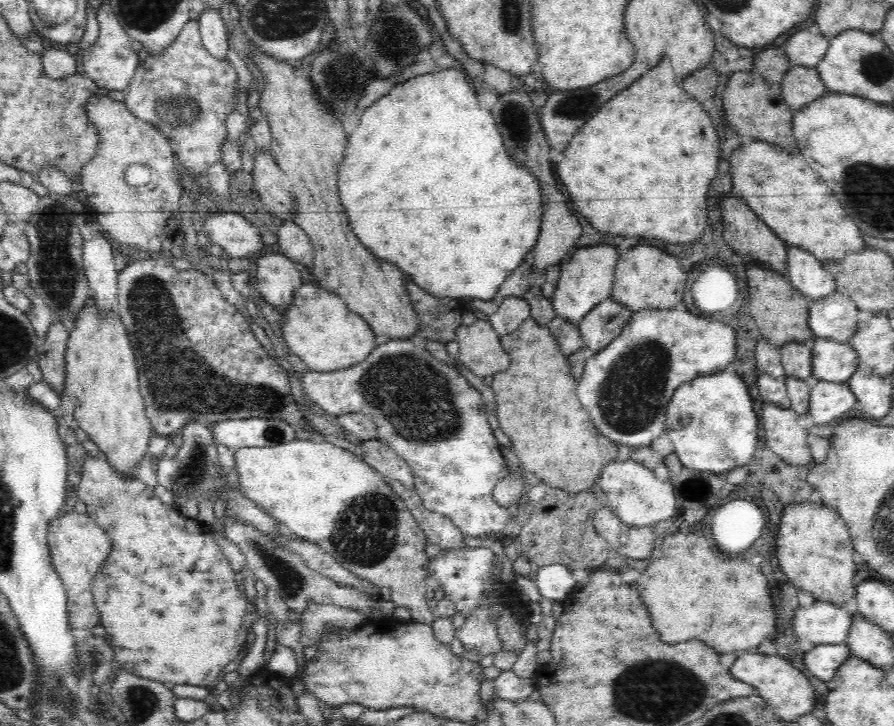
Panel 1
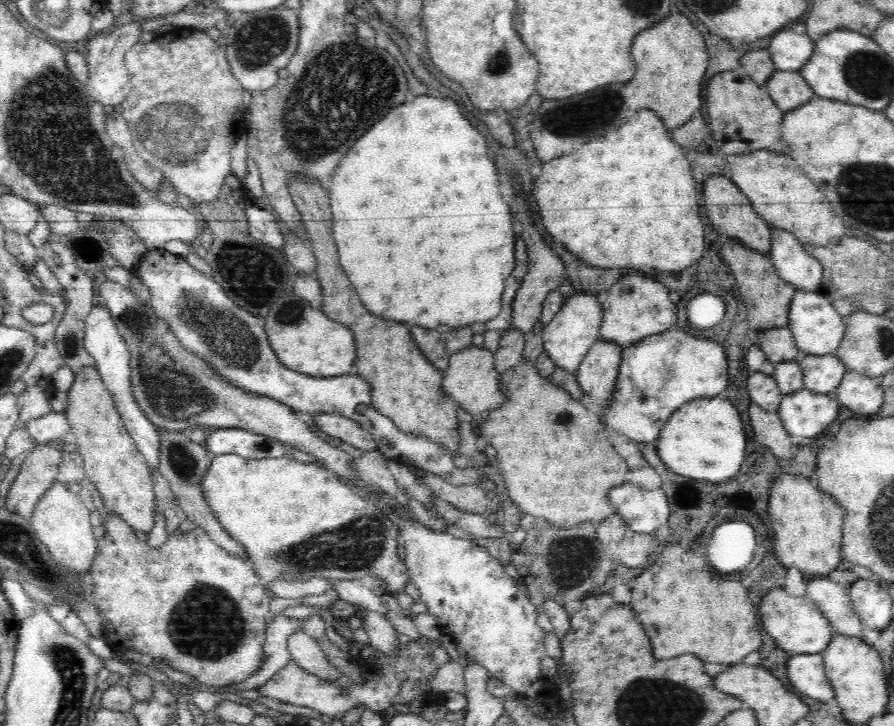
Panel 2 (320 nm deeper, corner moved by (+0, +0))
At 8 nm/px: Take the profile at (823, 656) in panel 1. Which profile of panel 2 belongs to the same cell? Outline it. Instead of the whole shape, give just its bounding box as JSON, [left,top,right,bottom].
[788,654,835,703]

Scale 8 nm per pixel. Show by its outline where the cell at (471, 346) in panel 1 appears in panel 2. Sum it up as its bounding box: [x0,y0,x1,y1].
[442,346,505,416]

